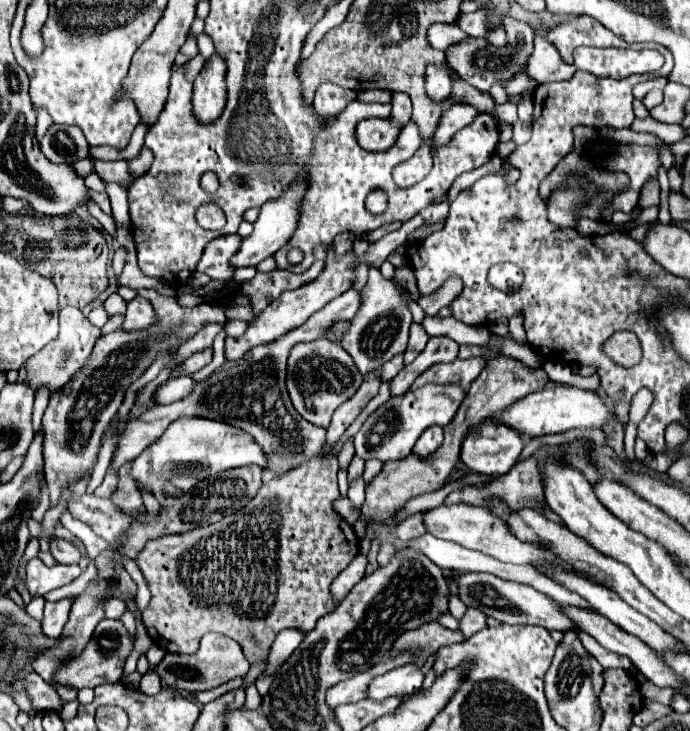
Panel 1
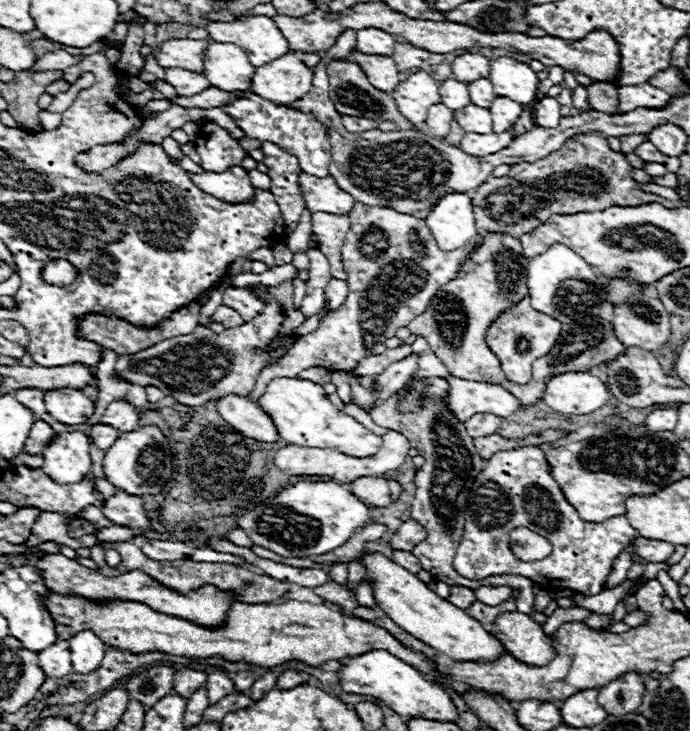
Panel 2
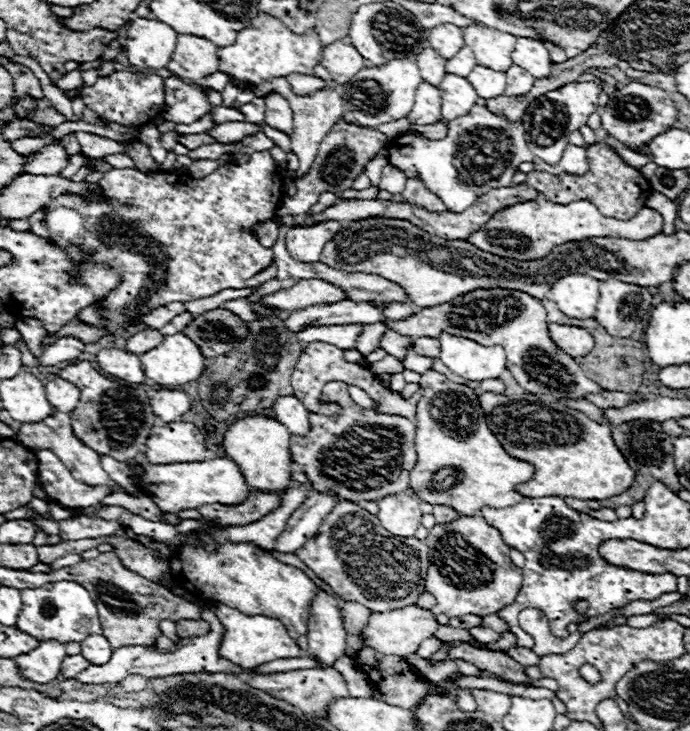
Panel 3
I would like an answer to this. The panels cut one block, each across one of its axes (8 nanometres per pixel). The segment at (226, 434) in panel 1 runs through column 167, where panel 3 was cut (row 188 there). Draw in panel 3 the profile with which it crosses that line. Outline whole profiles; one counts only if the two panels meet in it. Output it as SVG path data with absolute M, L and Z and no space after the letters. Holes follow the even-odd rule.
M474 106L470 114L448 122L448 136L442 140L428 140L411 132L395 138L388 148L388 162L402 170L408 178L424 180L424 184L438 194L452 212L464 212L488 190L508 186L522 162L532 162L538 170L546 170L550 174L584 176L588 172L586 148L566 146L562 160L556 166L548 166L528 150L524 136L526 132L522 122L508 122L504 116L490 112L486 106Z

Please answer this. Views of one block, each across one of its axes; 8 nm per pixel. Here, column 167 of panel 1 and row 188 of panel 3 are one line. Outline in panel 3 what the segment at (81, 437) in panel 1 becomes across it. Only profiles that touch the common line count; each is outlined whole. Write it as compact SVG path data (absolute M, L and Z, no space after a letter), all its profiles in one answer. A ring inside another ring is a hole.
M338 122L328 136L324 138L324 142L320 142L320 150L318 156L314 158L308 174L304 178L296 180L296 194L294 196L285 196L282 204L276 210L276 216L285 216L296 214L306 214L318 200L318 196L322 192L334 192L336 196L340 196L344 190L352 188L352 182L364 172L366 164L380 152L384 150L394 138L374 130L374 128L362 128L356 124L348 124L348 122Z

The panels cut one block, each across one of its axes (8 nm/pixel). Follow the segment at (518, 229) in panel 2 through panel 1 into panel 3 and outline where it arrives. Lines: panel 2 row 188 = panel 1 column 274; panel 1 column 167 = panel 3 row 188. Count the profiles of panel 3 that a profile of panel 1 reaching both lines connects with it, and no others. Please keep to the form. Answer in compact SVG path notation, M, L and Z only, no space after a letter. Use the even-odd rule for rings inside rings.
M596 142L588 146L588 160L590 160L590 172L584 174L584 178L572 178L568 174L548 174L548 172L528 172L526 174L526 184L542 192L550 202L576 202L576 200L590 200L604 216L628 220L636 210L640 210L648 196L652 194L650 182L632 166L626 166L620 156L606 144L606 142Z

